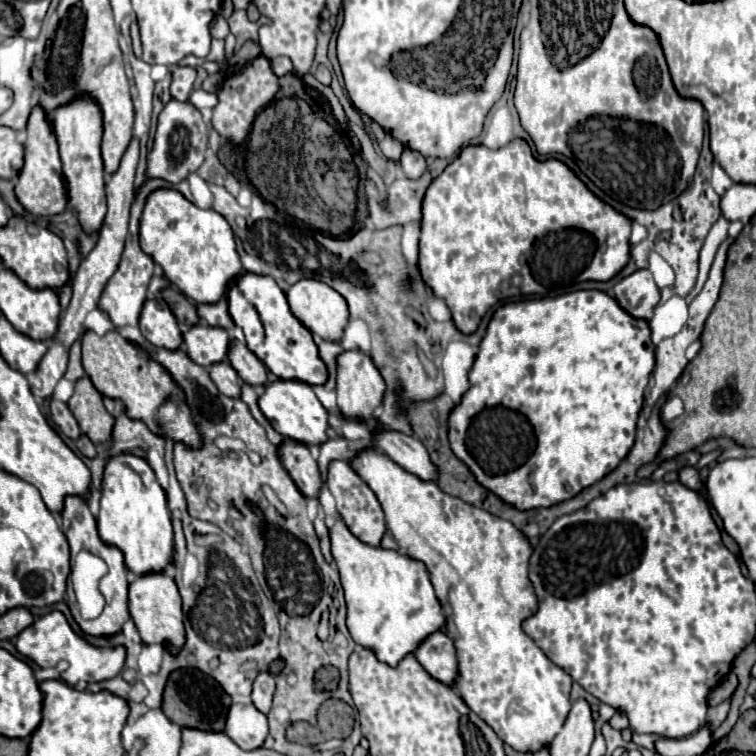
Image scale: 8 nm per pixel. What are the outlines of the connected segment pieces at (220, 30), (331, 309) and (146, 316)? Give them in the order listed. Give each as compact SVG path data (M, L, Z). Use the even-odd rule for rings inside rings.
M216 16L214 18L214 22L212 22L212 28L210 28L210 34L212 34L212 38L226 38L228 36L228 24L226 24L226 18L224 16Z
M302 278L288 290L288 302L292 314L314 334L318 334L324 340L340 340L346 322L348 322L348 304L346 300L328 284L316 278Z
M150 298L144 302L140 312L140 330L146 340L158 348L178 348L182 342L174 314L160 298Z

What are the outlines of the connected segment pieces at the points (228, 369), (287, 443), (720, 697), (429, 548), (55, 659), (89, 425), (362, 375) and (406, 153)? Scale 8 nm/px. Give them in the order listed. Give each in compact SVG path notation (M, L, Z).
M216 362L212 366L208 366L210 378L214 380L214 384L218 386L218 390L226 396L240 396L240 376L236 374L236 370L228 364L228 362Z
M284 440L278 446L278 458L304 496L320 494L320 486L322 486L320 472L318 472L316 460L312 458L306 444L294 442L294 440Z
M730 672L712 692L710 692L710 696L708 696L708 704L710 706L718 706L718 704L722 704L724 700L728 700L732 694L734 694L734 690L736 690L736 686L738 686L738 678L736 678L736 674L734 672Z
M372 446L358 450L350 460L350 466L378 496L386 514L386 526L398 546L406 550L408 558L424 562L434 582L436 596L446 618L444 630L452 638L458 654L458 676L454 680L454 688L460 698L514 750L536 752L550 744L568 716L572 678L562 668L552 664L522 630L522 622L532 616L536 608L536 596L528 580L528 558L532 548L524 534L508 520L496 518L486 510L444 494L436 482L410 474L390 456Z
M52 610L46 616L38 618L30 628L26 628L16 638L16 648L22 656L34 660L40 668L56 668L62 660L68 662L68 668L62 672L62 680L70 686L76 686L78 682L102 682L118 676L118 672L124 666L126 660L126 648L114 646L114 648L98 648L88 644L82 636L78 636L64 614L60 610Z
M88 376L76 380L74 394L68 400L68 408L78 420L84 434L96 444L96 442L108 442L112 434L114 418L106 412L102 404L102 394L94 388L94 384L88 380Z
M344 350L336 358L336 392L338 392L338 410L354 422L366 422L372 418L372 410L382 402L386 384L380 370L374 366L372 358L362 350Z
M410 148L402 150L402 156L398 160L402 172L406 174L406 178L420 178L426 172L426 160L420 152L414 152Z

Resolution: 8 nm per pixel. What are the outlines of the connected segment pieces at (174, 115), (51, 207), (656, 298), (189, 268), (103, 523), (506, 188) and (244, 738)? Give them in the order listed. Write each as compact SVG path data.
M172 98L158 116L154 150L148 154L148 176L164 178L176 184L202 166L206 150L208 150L208 124L204 122L200 110L190 102L178 102Z
M34 108L26 128L26 142L24 142L24 166L18 174L14 186L18 202L24 206L26 212L34 216L54 216L66 208L66 184L62 180L62 164L58 156L58 144L52 132L52 126L42 112L42 108Z
M636 270L634 274L622 278L616 286L614 286L614 298L616 302L634 318L642 318L642 320L650 320L654 306L660 302L660 290L654 284L654 278L650 276L648 270Z
M158 188L144 204L140 218L140 248L162 266L164 276L196 304L214 302L226 294L226 284L242 272L236 242L226 218L214 210L202 210L178 190Z
M134 454L108 458L102 478L102 498L98 514L98 534L106 544L122 550L126 566L134 574L160 572L172 554L172 522L166 492L158 484L150 464Z
M518 138L498 150L490 150L486 146L466 146L460 152L460 156L438 176L438 180L432 180L430 188L426 190L424 204L422 204L422 234L420 234L418 268L420 268L420 276L422 276L424 284L434 292L434 296L442 298L448 304L456 328L462 334L472 334L478 328L486 310L492 308L500 300L514 298L514 296L528 296L528 294L560 296L560 294L568 294L572 290L572 284L588 282L588 280L606 282L606 280L614 278L628 262L628 254L630 254L628 238L630 238L630 220L626 216L618 214L612 206L608 206L600 198L596 198L564 162L554 160L554 158L544 160L544 162L536 160L532 156L528 142Z
M252 702L250 704L232 704L226 716L224 732L234 740L242 750L260 748L268 736L268 720Z

